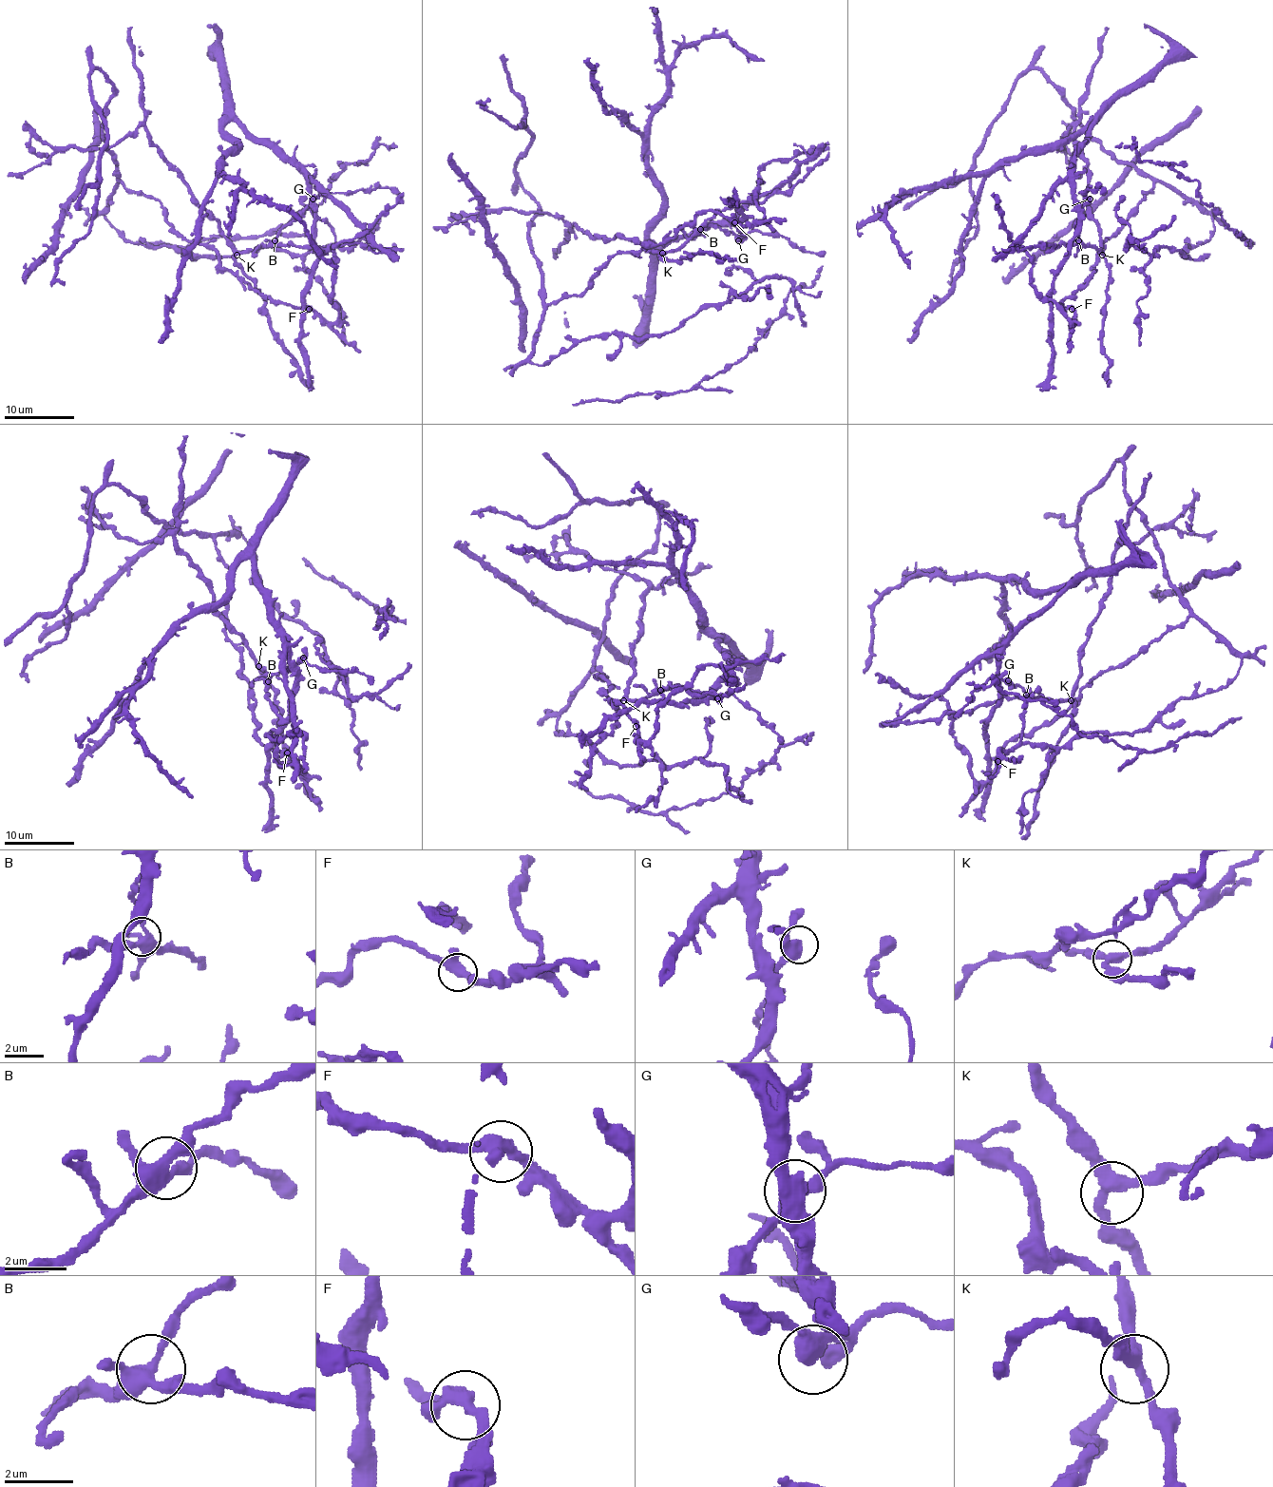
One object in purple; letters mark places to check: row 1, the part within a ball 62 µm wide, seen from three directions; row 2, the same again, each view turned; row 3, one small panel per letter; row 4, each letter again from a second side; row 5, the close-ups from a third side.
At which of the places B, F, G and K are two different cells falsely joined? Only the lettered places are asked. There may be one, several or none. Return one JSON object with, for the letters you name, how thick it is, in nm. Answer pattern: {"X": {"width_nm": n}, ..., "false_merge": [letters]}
{"false_merge": []}

